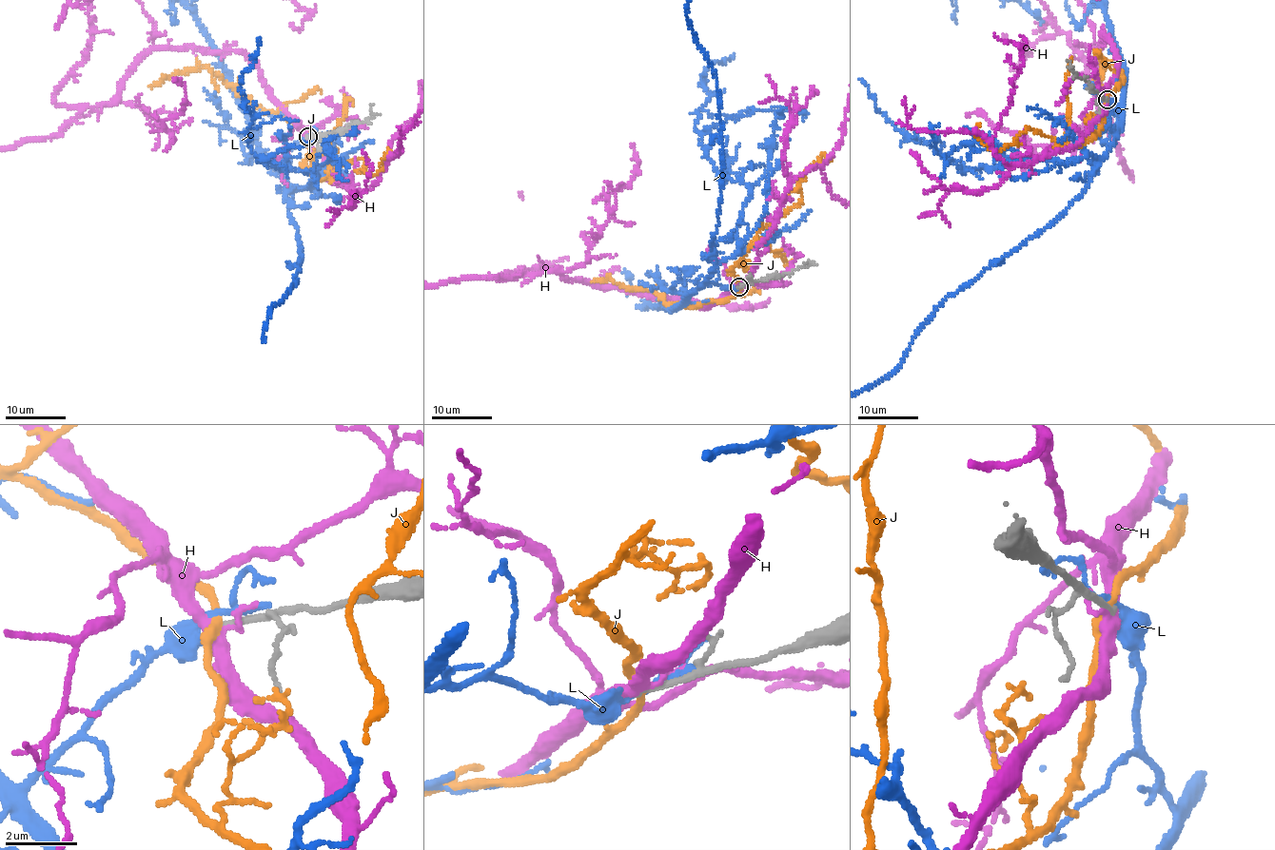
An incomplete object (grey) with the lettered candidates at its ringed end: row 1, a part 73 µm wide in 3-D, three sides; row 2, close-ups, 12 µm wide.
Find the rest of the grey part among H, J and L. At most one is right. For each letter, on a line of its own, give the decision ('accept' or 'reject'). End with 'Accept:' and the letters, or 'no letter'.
H: reject
J: reject
L: reject
Accept: no letter

